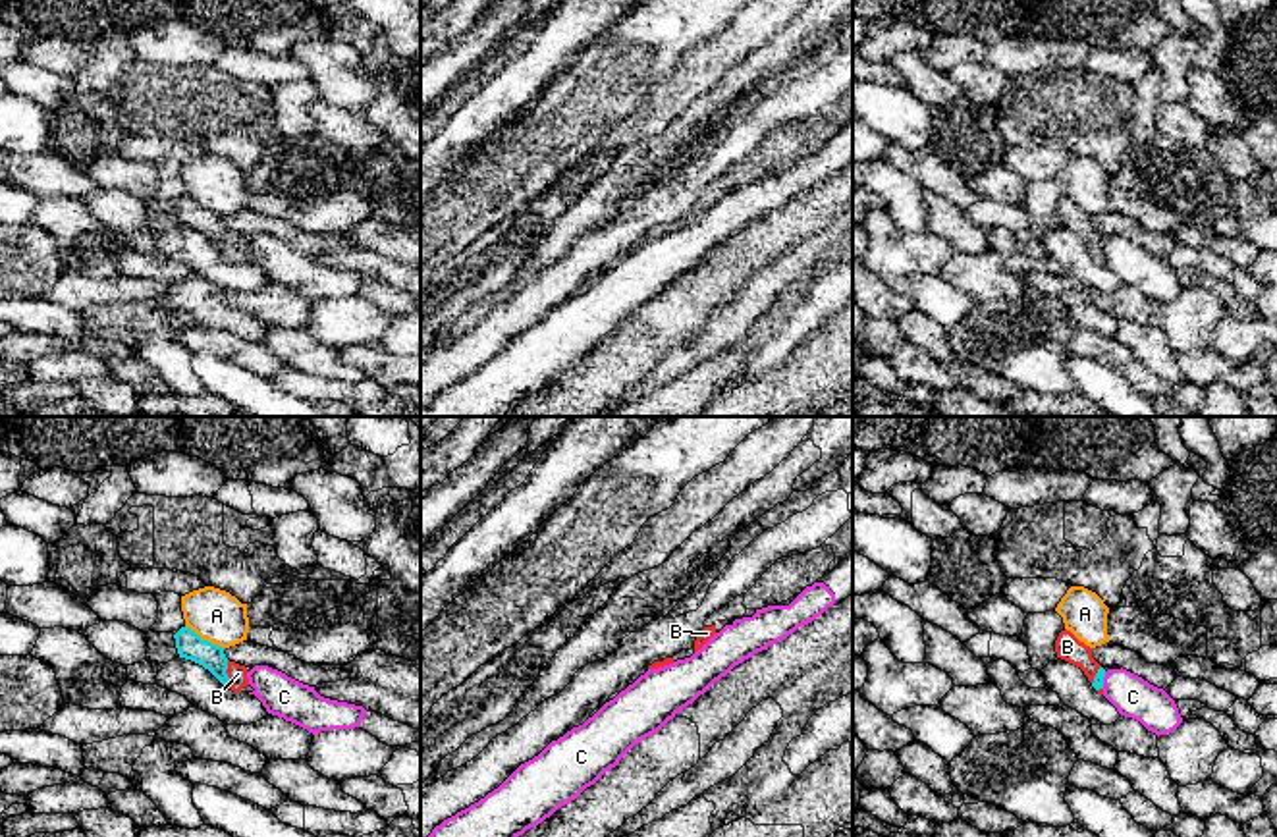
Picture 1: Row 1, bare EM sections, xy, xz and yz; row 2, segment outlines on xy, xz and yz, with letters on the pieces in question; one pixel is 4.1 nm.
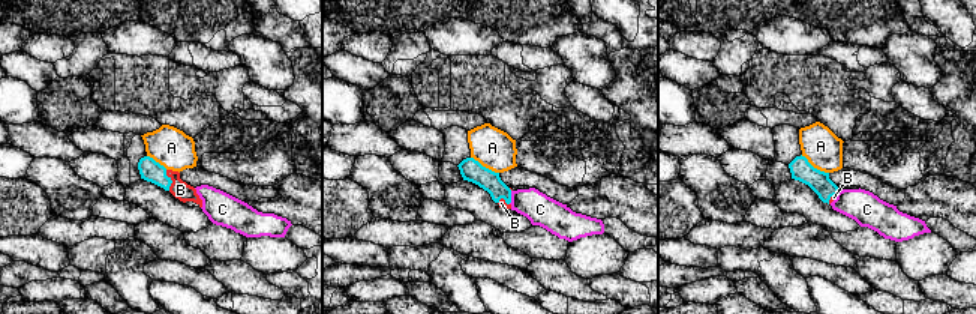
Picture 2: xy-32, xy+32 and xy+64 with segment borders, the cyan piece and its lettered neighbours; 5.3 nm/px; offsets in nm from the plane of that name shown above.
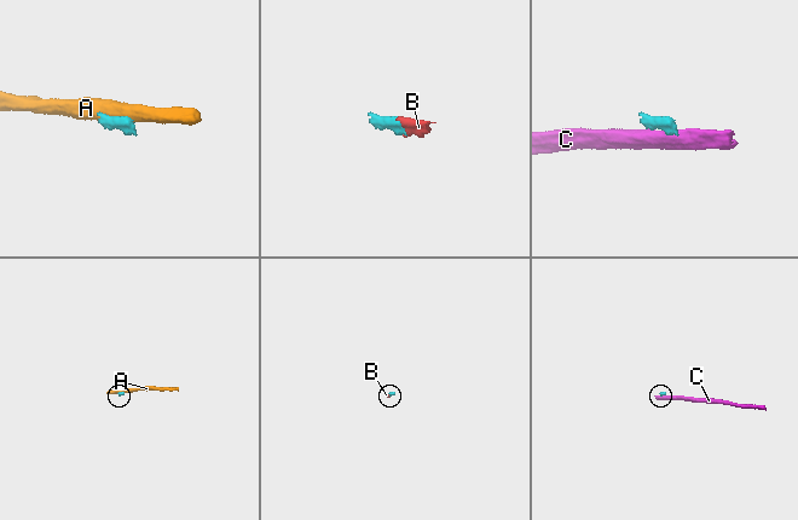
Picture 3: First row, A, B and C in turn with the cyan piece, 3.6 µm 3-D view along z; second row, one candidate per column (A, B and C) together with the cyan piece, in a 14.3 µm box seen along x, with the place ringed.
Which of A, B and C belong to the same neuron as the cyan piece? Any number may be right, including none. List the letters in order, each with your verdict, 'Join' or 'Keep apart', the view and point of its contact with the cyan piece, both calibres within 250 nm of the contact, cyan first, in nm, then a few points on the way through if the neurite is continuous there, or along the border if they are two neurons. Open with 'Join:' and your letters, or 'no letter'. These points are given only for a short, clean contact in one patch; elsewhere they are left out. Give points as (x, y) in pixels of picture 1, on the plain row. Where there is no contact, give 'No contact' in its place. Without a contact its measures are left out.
Join: B
A: Keep apart. Touches cyan at xy (205, 209). Thickness 110 nm (cyan) against 220 nm
B: Join. Touches cyan at xy (226, 242). Thickness 110 nm (cyan) against 80 nm. Path across: xy (190, 213), (205, 220), (226, 242), (238, 242)
C: Keep apart. Touches cyan at yz (1102, 247). Thickness 50 nm (cyan) against 170 nm. Boundary: yz (1106, 240), (1102, 255)

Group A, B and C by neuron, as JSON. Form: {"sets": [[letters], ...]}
{"sets": [["A"], ["B"], ["C"]]}

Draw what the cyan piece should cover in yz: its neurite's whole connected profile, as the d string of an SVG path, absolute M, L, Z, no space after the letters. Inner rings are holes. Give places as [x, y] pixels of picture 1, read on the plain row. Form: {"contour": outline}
{"contour": "M1065 197L1055 208L1055 220L1057 226L1080 235L1098 262L1103 262L1105 237L1092 226L1090 214Z"}

